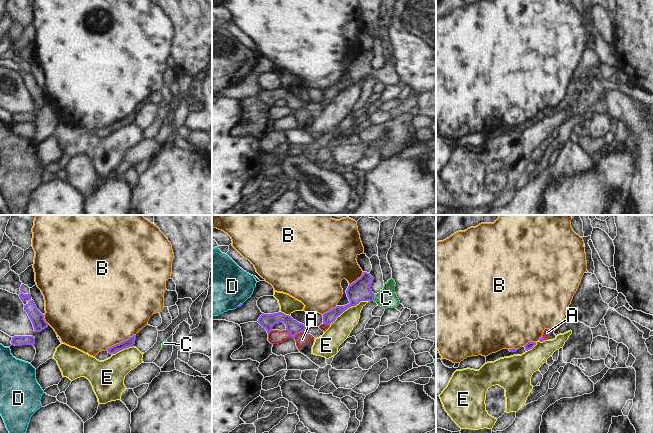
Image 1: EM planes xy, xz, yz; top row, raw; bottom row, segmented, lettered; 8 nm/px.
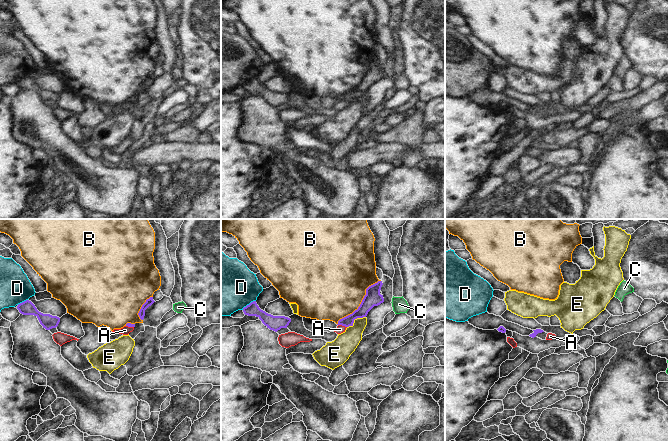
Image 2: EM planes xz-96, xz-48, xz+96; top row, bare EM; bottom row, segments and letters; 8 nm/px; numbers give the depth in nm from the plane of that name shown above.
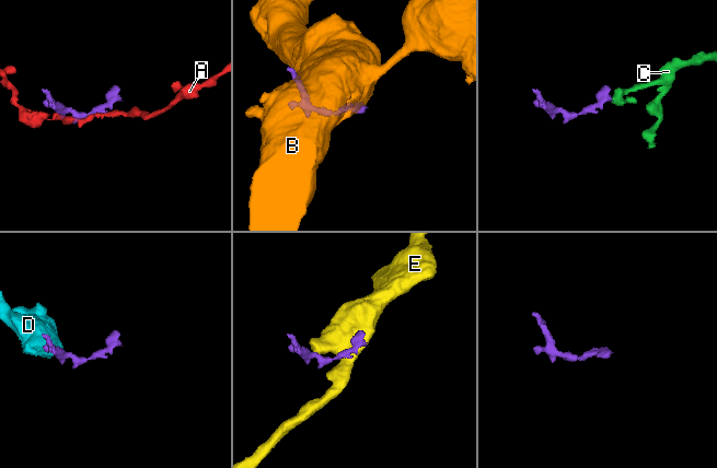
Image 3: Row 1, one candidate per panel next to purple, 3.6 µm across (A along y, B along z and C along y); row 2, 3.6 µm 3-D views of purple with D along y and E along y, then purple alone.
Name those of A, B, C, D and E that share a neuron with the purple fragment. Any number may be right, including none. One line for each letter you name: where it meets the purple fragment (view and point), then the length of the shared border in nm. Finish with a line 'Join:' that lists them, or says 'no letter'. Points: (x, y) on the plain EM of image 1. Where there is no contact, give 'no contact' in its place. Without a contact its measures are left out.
C: xz (373, 73) | 60 nm
Join: C

